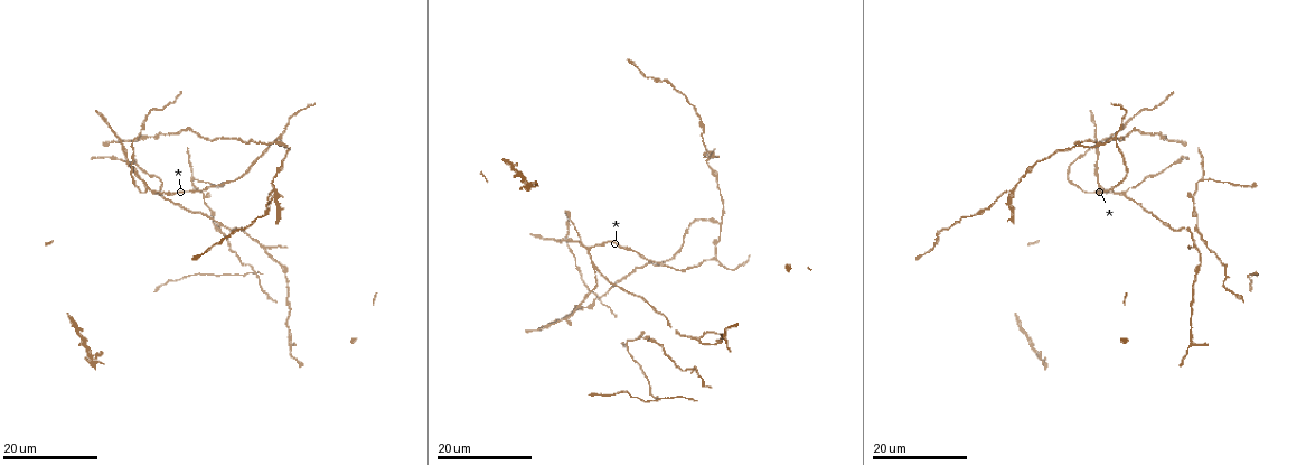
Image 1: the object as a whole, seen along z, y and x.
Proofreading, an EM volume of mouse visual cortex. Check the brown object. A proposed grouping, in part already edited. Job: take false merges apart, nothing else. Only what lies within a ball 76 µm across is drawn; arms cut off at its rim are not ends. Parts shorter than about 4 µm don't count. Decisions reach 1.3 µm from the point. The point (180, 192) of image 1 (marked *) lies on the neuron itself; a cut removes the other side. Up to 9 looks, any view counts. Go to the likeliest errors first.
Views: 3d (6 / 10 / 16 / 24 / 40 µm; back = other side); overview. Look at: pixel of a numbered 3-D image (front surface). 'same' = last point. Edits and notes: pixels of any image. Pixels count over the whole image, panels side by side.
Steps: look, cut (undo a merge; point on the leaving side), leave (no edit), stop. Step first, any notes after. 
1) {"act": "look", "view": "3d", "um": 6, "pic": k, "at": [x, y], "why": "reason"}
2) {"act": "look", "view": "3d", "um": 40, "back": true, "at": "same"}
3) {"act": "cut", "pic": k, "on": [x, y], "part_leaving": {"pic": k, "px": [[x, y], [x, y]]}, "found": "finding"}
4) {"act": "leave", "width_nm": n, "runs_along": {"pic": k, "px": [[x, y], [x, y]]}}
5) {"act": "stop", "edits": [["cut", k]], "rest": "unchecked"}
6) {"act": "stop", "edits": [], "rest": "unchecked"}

{"act": "look", "view": "3d", "um": 16, "pic": 1, "at": [263, 245], "why": "branch point"}

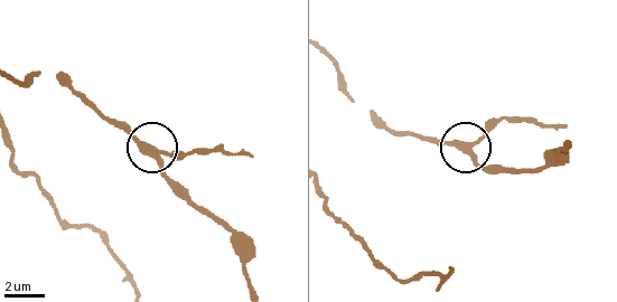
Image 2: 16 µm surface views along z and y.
{"act": "look", "view": "3d", "um": 6, "pic": 2, "at": [468, 148], "why": "zoom in"}

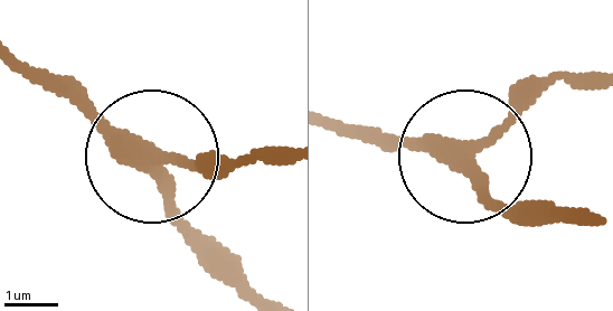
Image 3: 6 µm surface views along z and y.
{"act": "look", "view": "3d", "um": 6, "back": true, "pic": 3, "at": [469, 156]}

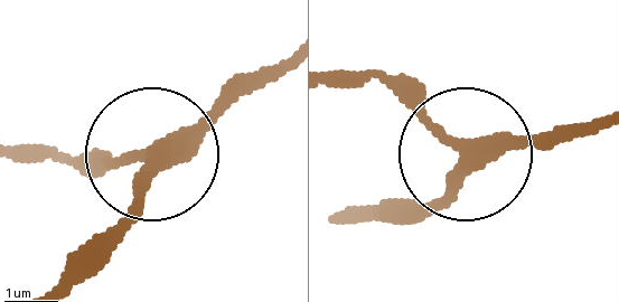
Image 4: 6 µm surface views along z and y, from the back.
{"act": "leave", "side_arm_um": 5, "runs_along": {"pic": 4, "px": [[279, 62], [171, 142], [56, 163]]}, "found": "continuous, no second neuron"}

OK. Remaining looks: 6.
{"act": "look", "view": "3d", "um": 24, "pic": 1, "at": [1009, 193]}

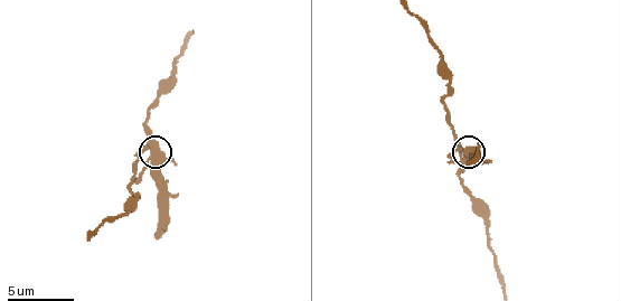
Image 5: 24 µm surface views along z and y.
{"act": "look", "view": "3d", "um": 6, "pic": 5, "at": [461, 154]}

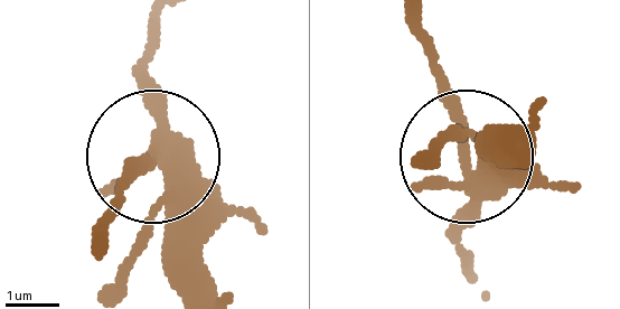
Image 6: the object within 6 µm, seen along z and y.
{"act": "cut", "pic": 6, "on": [193, 206], "arms": 4, "found": "two neurons meet here"}

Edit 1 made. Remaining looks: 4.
{"act": "look", "view": "overview", "why": "see it whole again"}

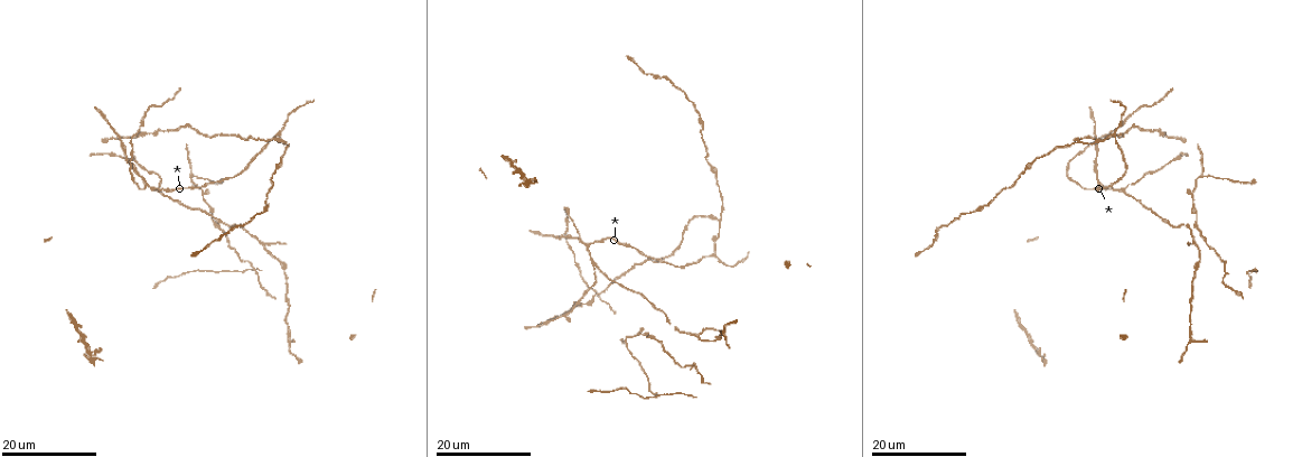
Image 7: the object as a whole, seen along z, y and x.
{"act": "look", "view": "3d", "um": 24, "pic": 7, "at": [714, 252], "why": "branch point"}

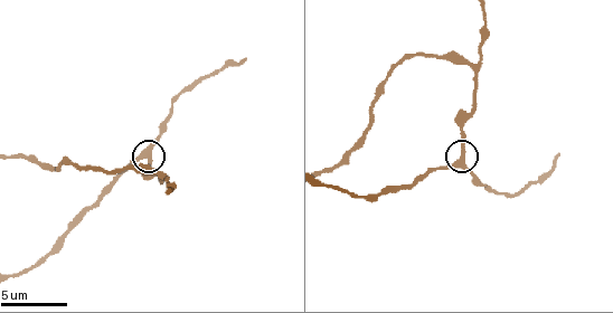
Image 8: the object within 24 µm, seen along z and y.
{"act": "look", "view": "3d", "um": 6, "pic": 8, "at": [462, 157]}

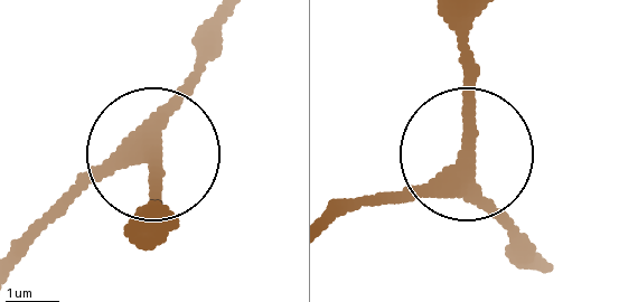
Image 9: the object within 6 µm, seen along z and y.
{"act": "leave", "arms": 3, "runs_along": {"pic": 9, "px": [[328, 224], [457, 166], [524, 246]]}, "found": "all the same neuron"}

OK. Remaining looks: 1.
{"act": "stop", "edits": [["cut", 6]], "rest": "unchecked"}

